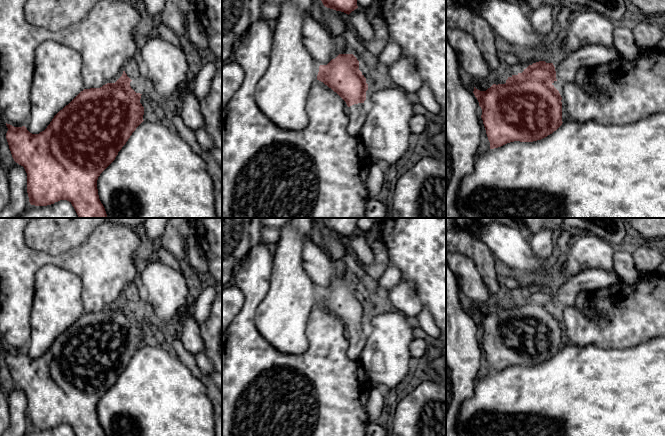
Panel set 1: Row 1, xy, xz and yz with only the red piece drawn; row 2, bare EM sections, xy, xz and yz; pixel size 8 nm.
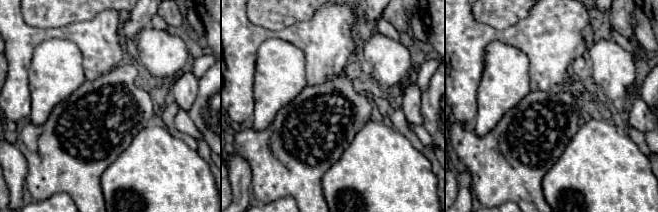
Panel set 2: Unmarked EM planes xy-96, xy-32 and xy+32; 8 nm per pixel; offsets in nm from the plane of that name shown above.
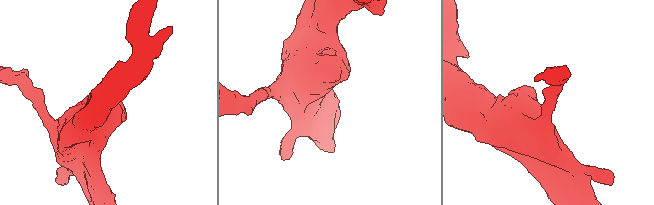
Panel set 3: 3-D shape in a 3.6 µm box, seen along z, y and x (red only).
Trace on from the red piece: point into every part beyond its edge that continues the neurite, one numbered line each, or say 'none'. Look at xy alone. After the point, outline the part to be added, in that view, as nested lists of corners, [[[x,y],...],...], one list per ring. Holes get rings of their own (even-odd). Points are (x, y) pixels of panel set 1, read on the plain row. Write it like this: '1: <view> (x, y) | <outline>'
1: xy (133, 292) | [[[138,281],[128,284],[124,290],[124,295],[133,306],[143,304],[144,293]]]

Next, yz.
1: yz (592, 280) | [[[588,269],[565,281],[557,281],[553,289],[558,306],[573,306],[582,292],[595,294],[599,290],[608,289],[620,282],[615,271]]]

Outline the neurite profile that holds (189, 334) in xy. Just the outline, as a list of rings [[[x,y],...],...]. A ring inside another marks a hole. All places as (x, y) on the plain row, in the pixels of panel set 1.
[[[184,310],[181,314],[180,321],[181,329],[178,335],[183,347],[192,355],[204,353],[204,341],[193,312]]]

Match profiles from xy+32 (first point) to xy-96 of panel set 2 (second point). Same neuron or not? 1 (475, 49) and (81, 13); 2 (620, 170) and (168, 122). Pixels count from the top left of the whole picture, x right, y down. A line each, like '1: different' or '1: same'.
1: different
2: different

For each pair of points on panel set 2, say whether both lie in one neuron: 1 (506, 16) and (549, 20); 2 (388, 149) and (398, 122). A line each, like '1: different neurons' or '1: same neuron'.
1: different neurons
2: different neurons

